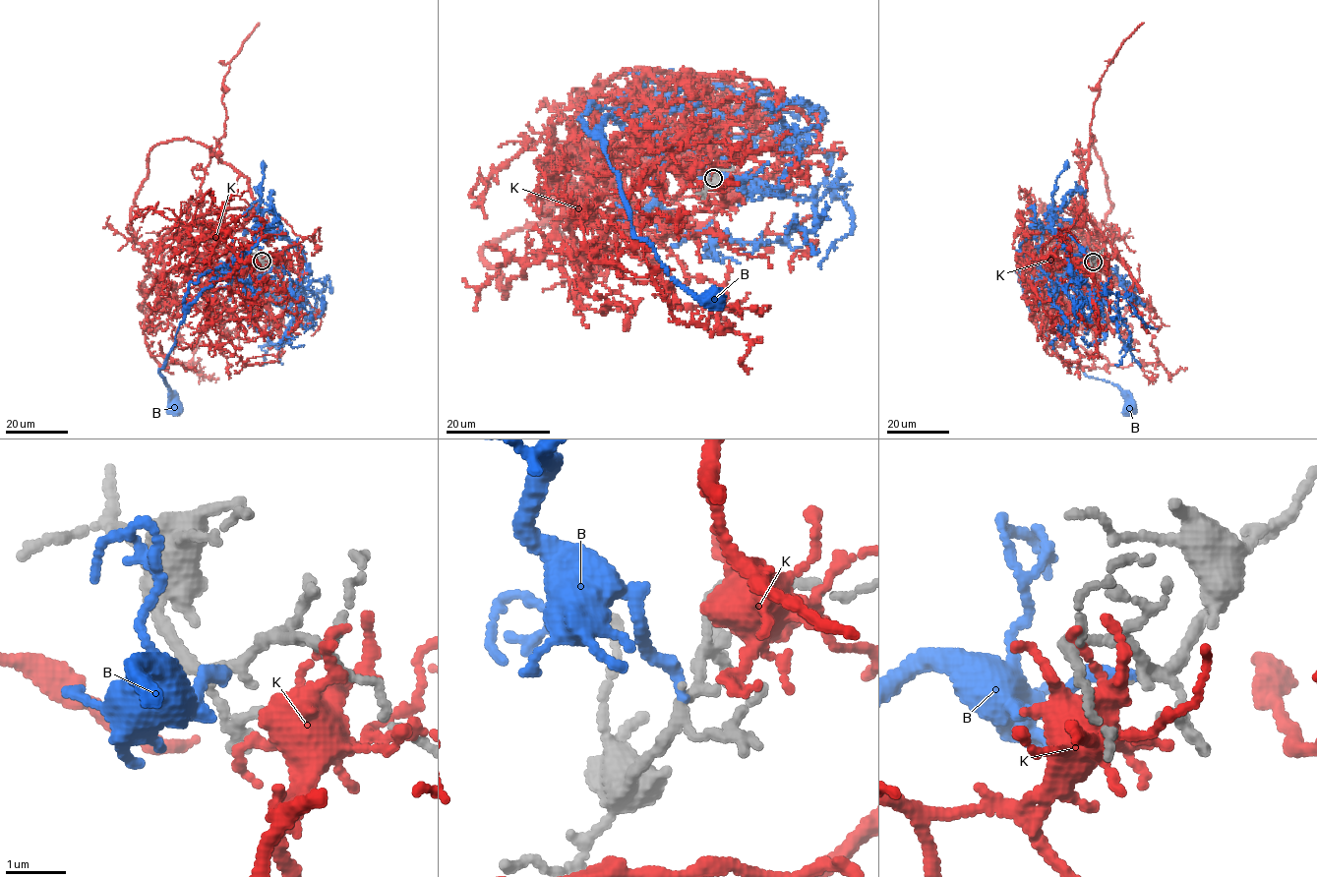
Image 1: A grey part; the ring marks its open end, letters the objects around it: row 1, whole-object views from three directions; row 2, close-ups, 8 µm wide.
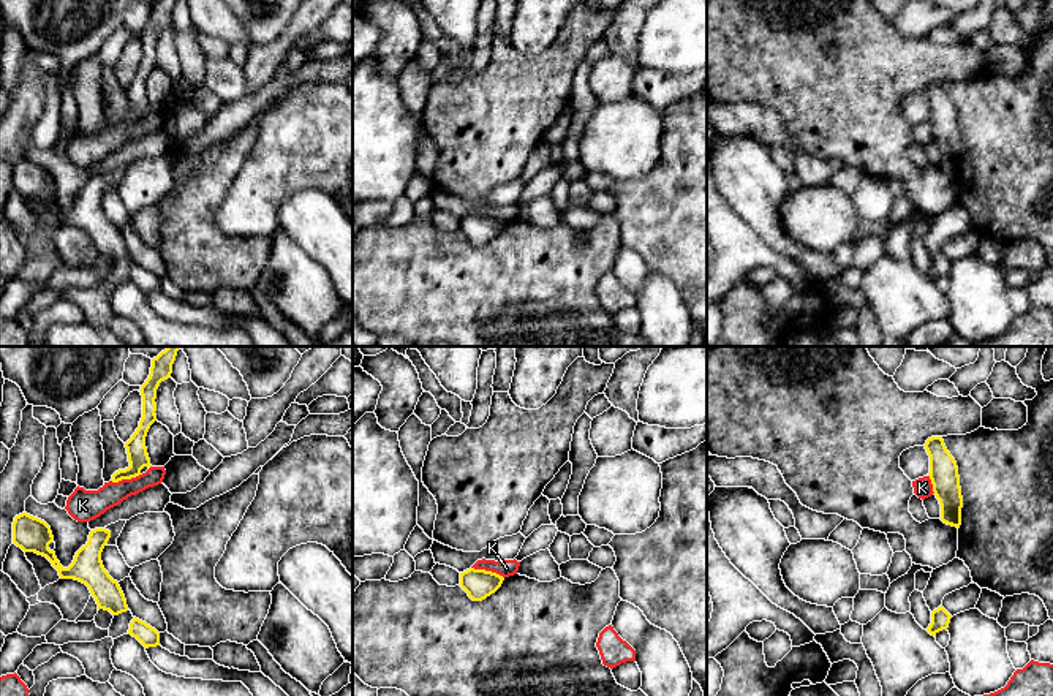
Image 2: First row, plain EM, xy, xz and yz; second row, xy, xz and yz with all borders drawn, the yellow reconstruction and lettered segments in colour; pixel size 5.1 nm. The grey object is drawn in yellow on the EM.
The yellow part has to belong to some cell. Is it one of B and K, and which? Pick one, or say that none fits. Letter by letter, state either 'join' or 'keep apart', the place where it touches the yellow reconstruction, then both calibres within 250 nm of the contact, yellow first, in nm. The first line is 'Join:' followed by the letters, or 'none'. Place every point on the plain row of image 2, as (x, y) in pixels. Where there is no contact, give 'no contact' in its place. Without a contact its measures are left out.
Join: B
B: join | no contact
K: keep apart | xz (487, 217) | 150/90 nm

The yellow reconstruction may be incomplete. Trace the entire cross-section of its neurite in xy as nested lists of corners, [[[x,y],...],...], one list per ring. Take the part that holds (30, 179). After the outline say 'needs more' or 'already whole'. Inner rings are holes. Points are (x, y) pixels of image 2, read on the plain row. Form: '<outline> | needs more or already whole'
[[[22,158],[13,168],[13,188],[17,193],[46,202],[58,217],[60,225],[74,225],[89,233],[98,256],[104,255],[119,261],[128,256],[126,245],[119,228],[109,221],[101,207],[101,198],[109,183],[111,177],[106,174],[92,176],[87,190],[76,198],[73,209],[63,214],[55,198],[49,195],[54,182],[44,166]]] | already whole

